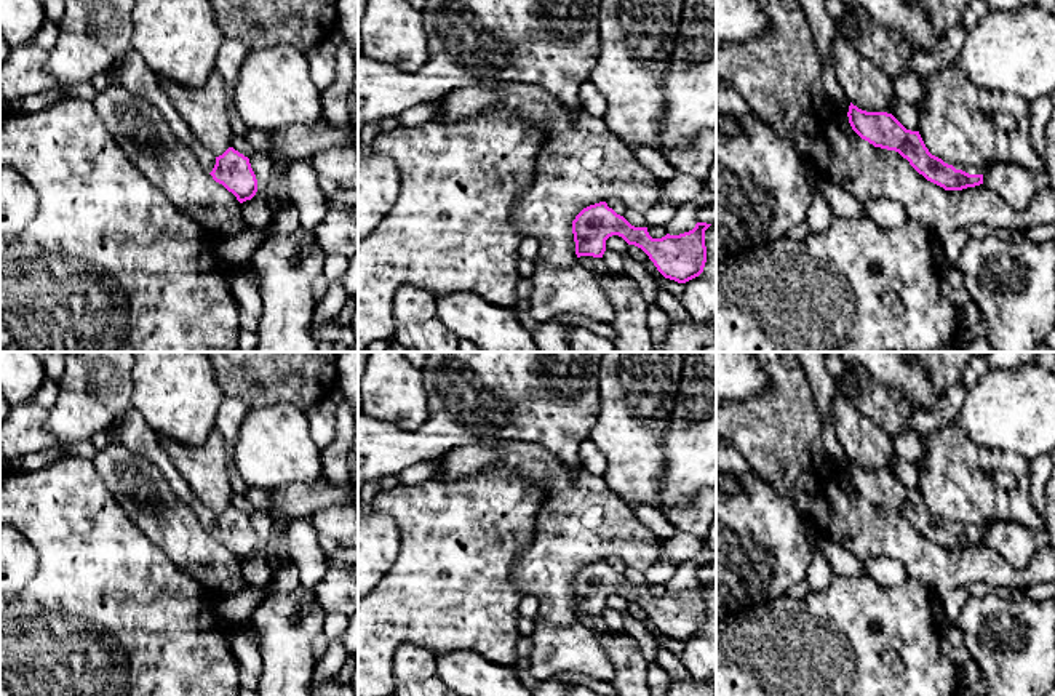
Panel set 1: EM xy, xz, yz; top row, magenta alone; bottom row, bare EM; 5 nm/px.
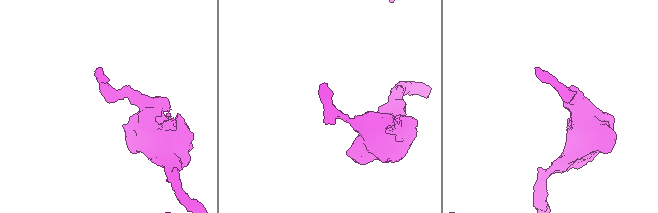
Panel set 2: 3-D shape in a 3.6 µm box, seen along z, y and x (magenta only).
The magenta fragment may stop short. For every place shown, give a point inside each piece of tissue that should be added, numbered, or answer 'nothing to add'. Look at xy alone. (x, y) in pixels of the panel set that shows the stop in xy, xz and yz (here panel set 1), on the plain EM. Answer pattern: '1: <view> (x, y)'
1: xy (133, 431)

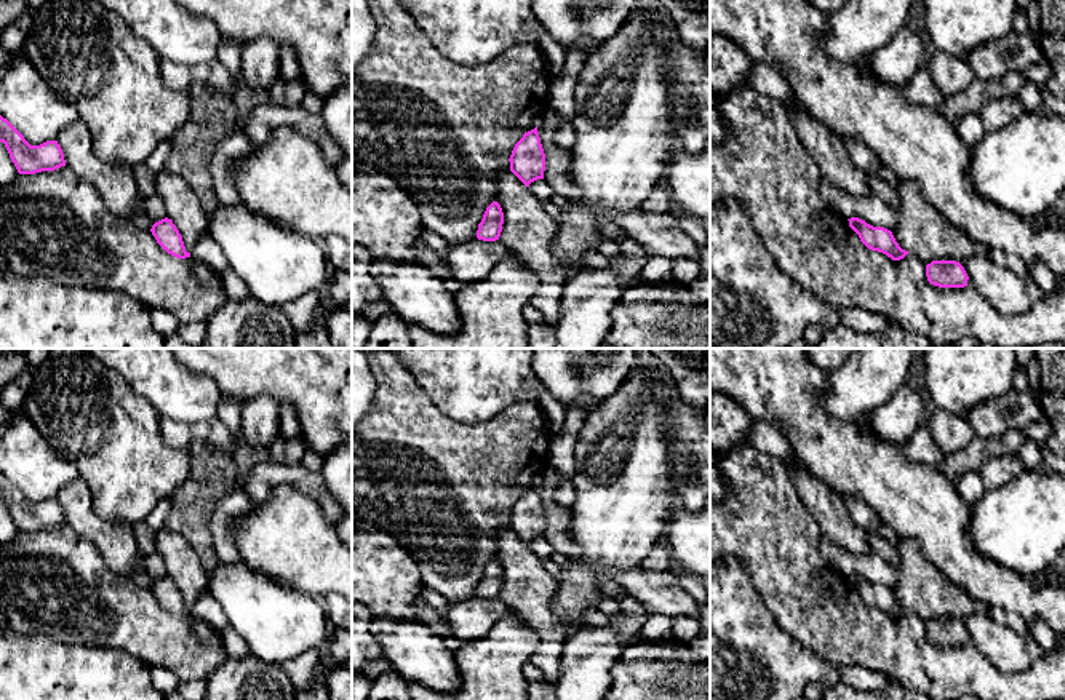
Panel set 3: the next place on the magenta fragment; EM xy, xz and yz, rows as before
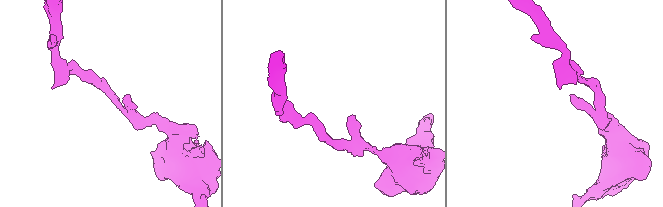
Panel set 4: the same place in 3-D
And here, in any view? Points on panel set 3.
nothing to add

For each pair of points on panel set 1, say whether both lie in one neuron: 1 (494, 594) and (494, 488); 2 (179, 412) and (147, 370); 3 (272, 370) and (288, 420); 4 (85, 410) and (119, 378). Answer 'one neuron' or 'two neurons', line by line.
1: one neuron
2: one neuron
3: two neurons
4: one neuron

